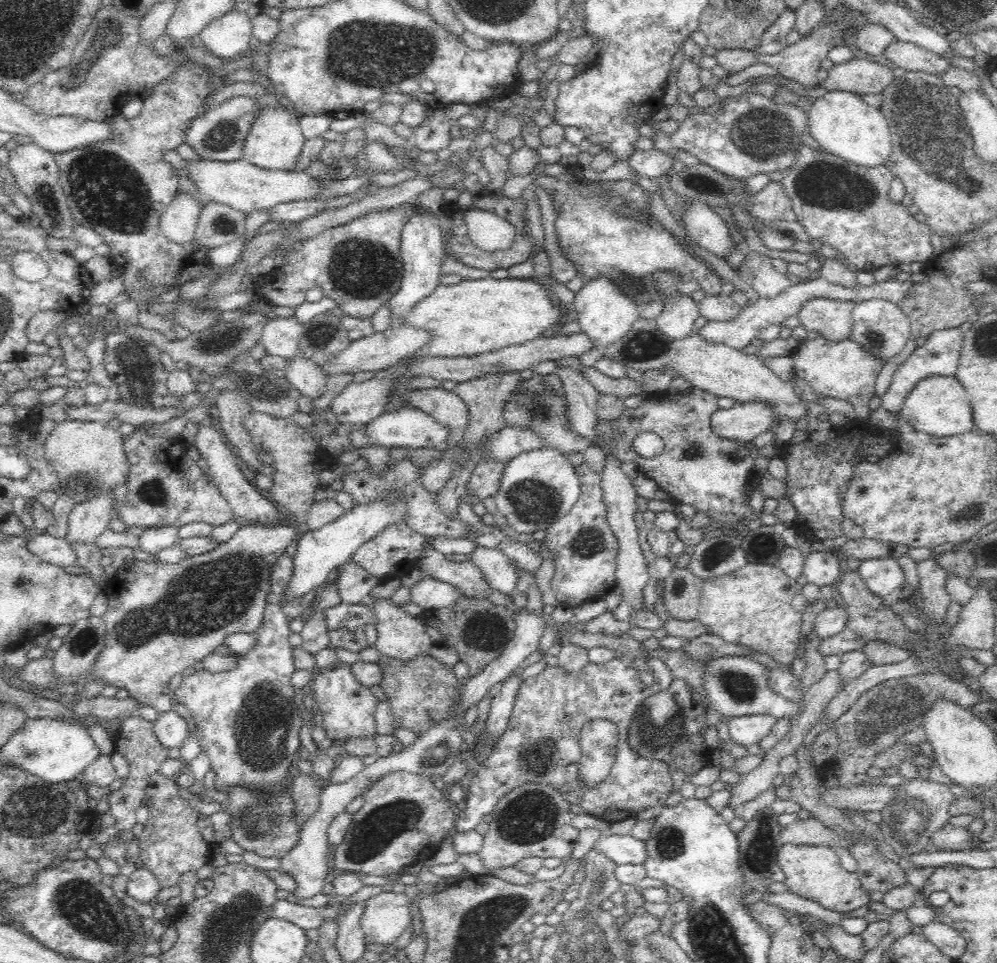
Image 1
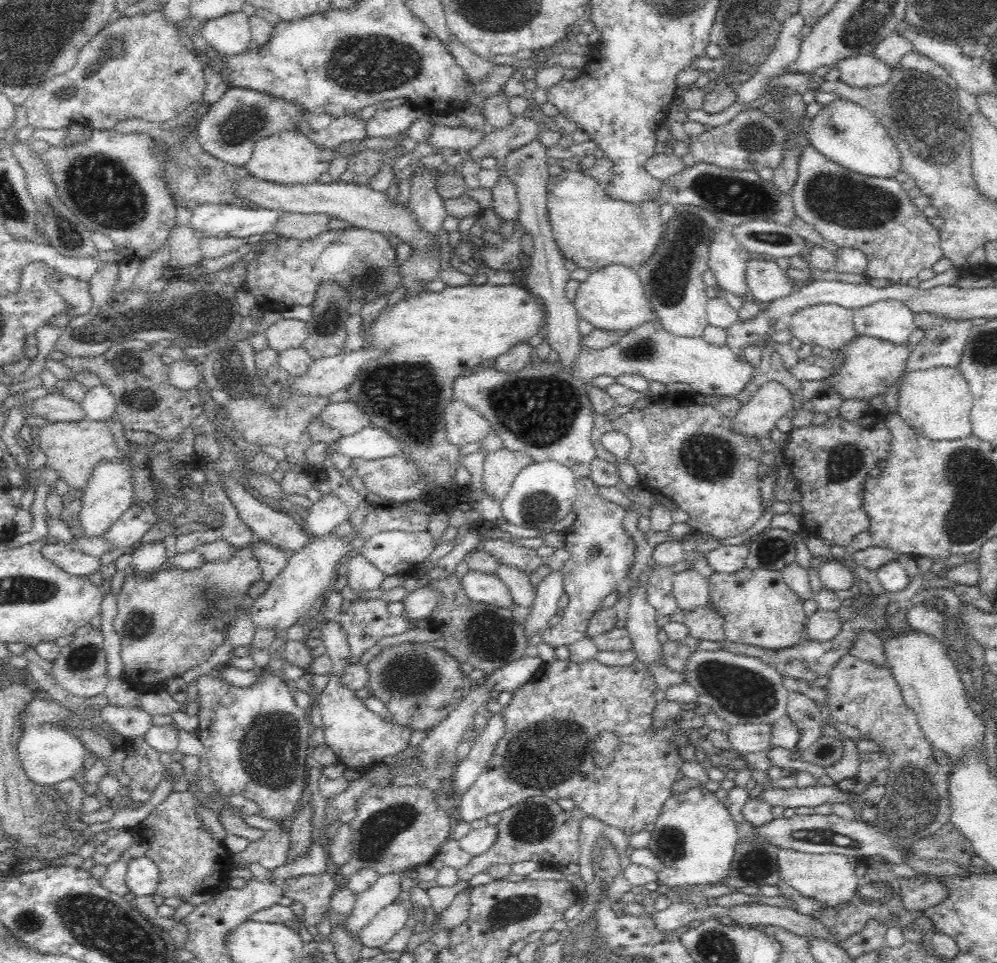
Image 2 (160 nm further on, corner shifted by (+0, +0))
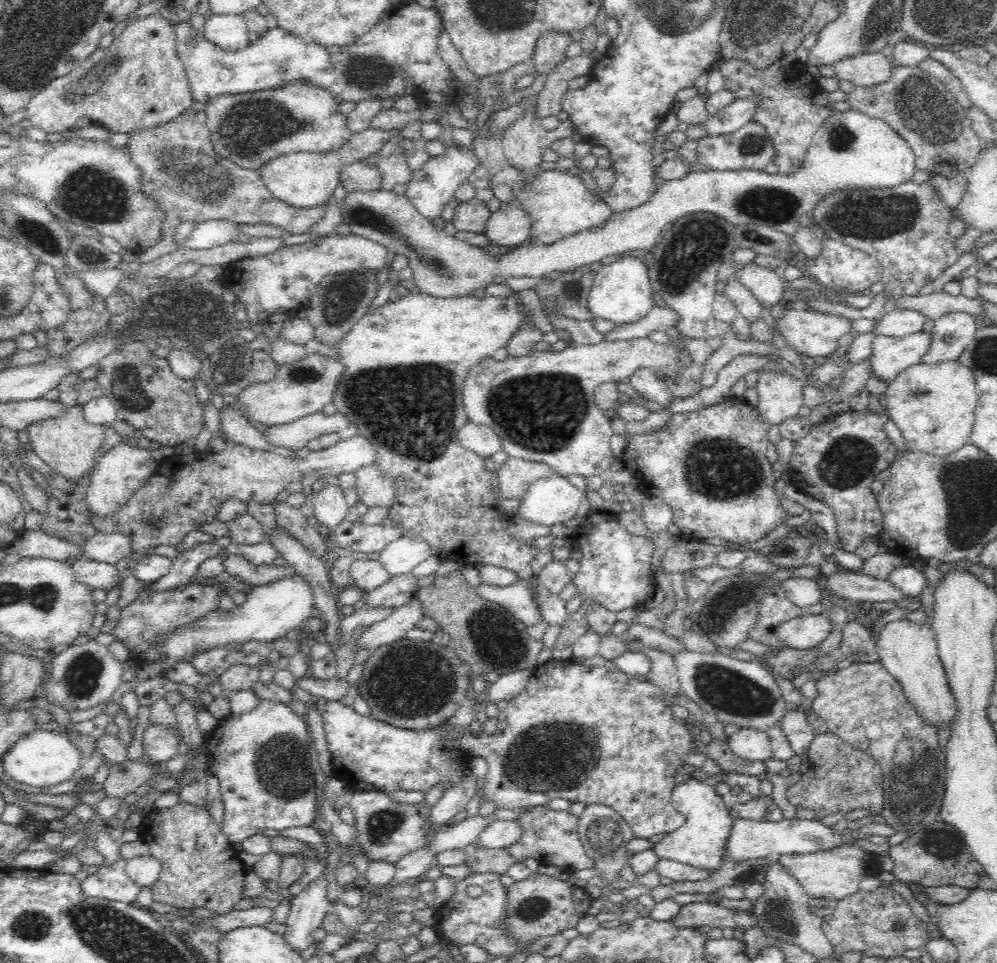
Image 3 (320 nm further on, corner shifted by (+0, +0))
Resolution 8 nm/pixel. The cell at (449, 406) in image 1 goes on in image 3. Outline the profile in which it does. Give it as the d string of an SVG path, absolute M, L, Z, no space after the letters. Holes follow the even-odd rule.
M470 420L461 428L458 440L464 449L483 459L491 458L501 450L504 451L502 439L492 428L474 424Z

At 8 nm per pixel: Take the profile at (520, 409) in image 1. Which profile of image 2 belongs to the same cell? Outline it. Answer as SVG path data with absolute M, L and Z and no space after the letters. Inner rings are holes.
M647 321L612 346L580 350L580 354L576 354L570 366L563 366L561 360L550 362L549 359L531 360L526 366L514 368L510 372L498 370L493 365L486 367L478 365L470 374L455 380L453 398L464 402L491 424L492 432L500 437L501 448L510 452L523 452L535 462L556 462L571 468L574 465L591 465L598 457L596 444L591 439L596 412L590 406L589 400L589 390L594 386L596 378L638 375L660 384L668 385L676 382L690 384L694 391L704 396L737 397L744 390L744 384L748 384L754 370L750 363L740 362L730 347L710 346L701 337L673 336L661 324Z

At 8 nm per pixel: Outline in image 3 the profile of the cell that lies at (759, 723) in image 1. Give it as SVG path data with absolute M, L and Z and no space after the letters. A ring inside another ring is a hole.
M741 729L727 738L730 751L741 760L762 762L774 759L774 752L764 731Z

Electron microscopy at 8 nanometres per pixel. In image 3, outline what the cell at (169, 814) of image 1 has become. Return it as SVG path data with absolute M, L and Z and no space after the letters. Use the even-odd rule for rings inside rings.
M180 802L168 809L156 809L144 815L140 825L140 840L148 845L149 853L160 861L161 873L158 880L150 885L152 898L156 902L169 904L176 909L206 908L218 915L232 912L240 900L244 899L243 862L239 857L240 848L230 844L221 836L220 825L206 807Z

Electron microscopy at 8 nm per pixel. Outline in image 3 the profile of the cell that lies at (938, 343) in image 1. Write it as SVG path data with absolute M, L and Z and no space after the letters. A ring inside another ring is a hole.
M950 312L936 320L932 332L932 346L922 357L924 363L959 360L967 344L974 339L978 328L972 315Z

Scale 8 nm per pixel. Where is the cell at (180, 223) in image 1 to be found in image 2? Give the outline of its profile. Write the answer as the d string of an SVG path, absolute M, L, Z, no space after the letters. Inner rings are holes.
M191 224L187 228L173 227L167 238L170 243L171 260L169 262L171 270L184 269L189 266L198 265L202 262L203 255L199 250L200 241L197 240Z

